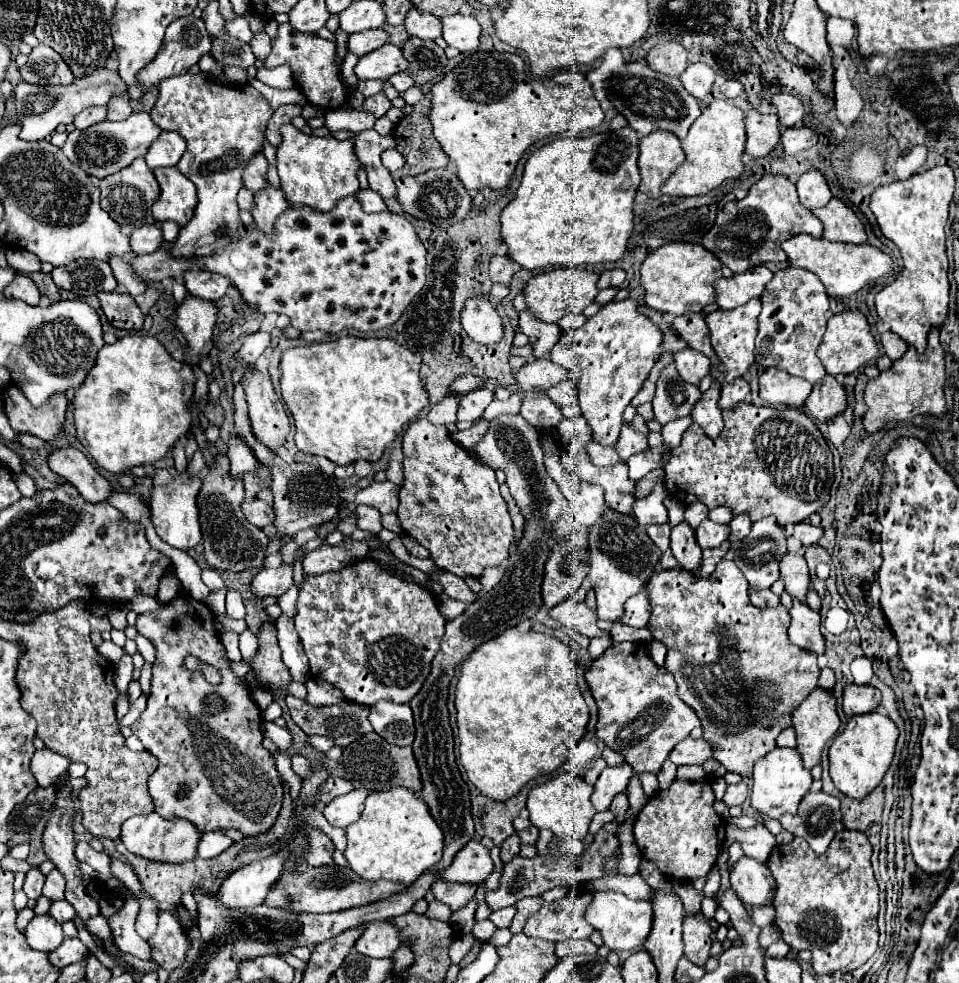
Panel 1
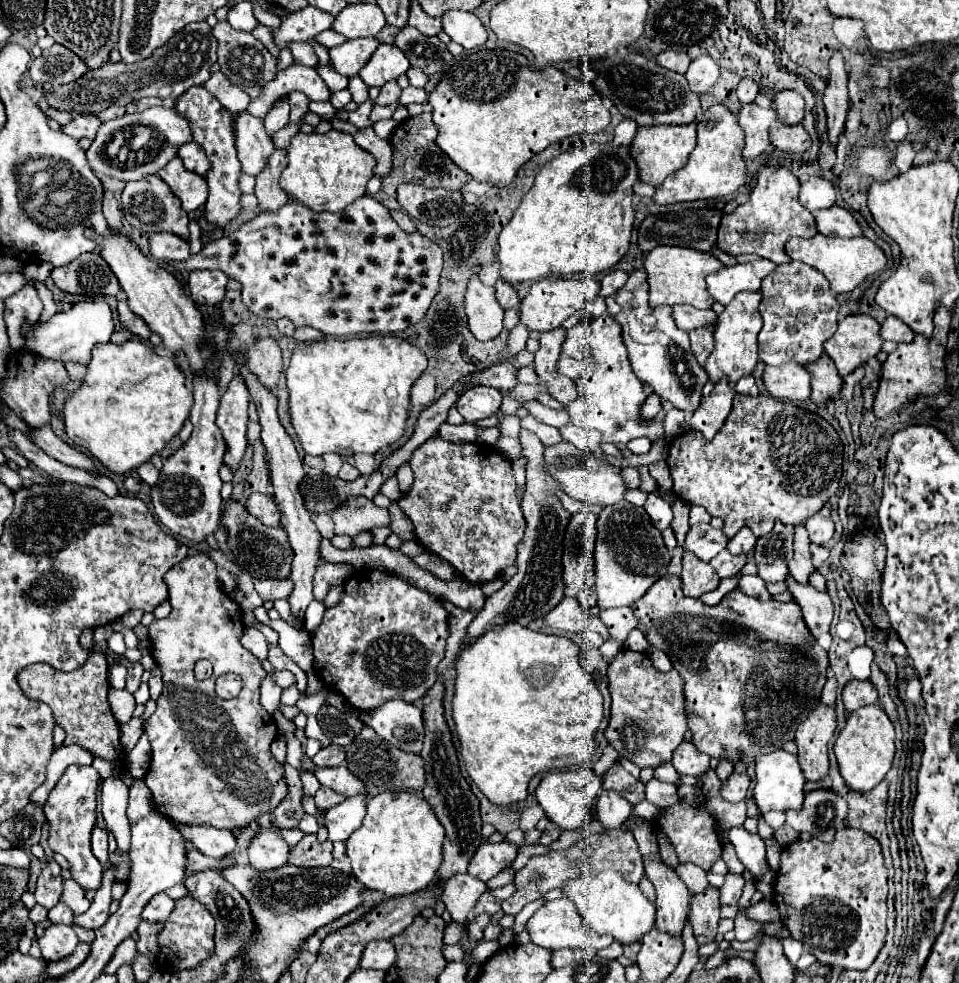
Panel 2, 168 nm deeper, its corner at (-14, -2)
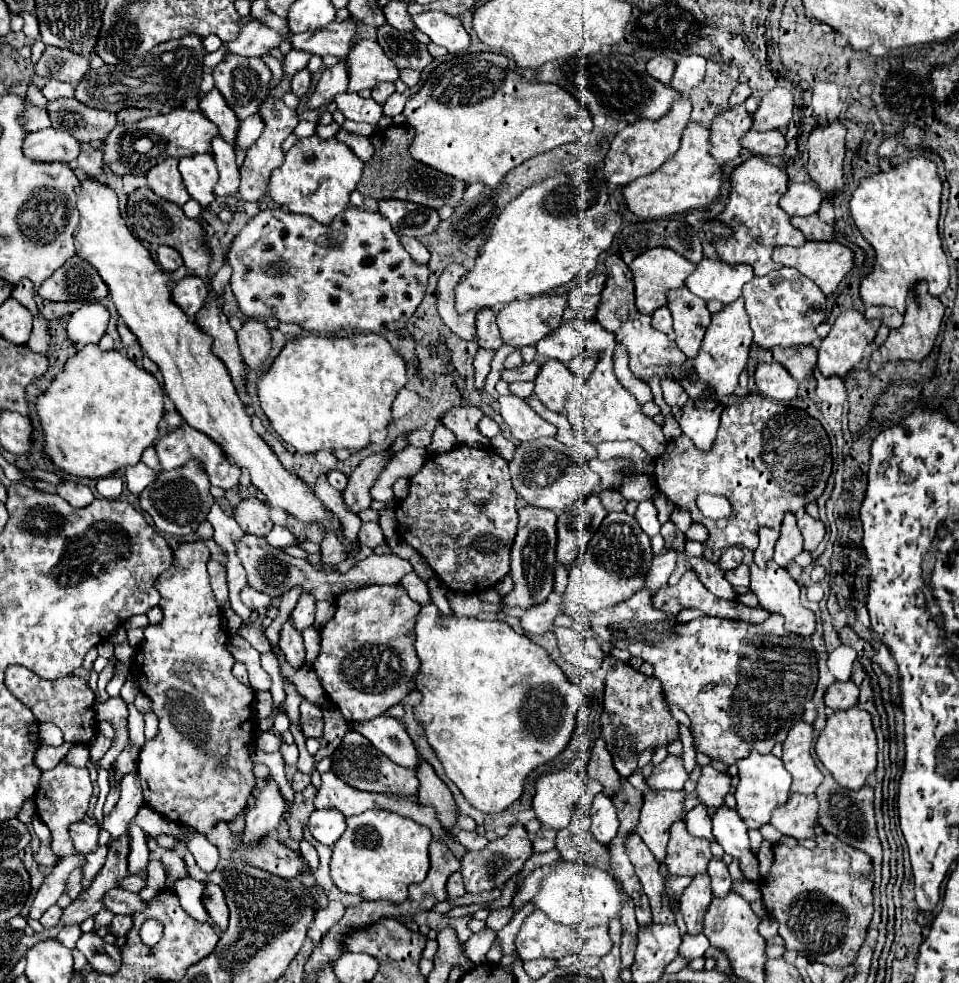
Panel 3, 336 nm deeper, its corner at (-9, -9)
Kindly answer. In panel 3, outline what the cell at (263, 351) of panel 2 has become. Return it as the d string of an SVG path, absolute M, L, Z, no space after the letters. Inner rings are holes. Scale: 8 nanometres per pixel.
M247 321L243 323L241 331L237 333L239 349L243 361L249 369L263 369L269 353L271 353L271 333L261 321Z

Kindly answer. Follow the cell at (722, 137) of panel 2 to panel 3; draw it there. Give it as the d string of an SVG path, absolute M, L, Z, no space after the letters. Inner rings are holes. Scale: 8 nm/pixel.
M689 123L681 137L681 149L655 173L625 185L623 195L627 207L635 215L643 219L657 219L673 213L711 207L721 195L723 177L723 167L717 163L717 159L713 159L713 155L709 155L709 127L703 127L701 123Z

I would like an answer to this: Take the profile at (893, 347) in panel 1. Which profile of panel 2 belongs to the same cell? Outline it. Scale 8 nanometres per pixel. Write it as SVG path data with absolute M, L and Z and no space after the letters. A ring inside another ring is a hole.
M886 316L884 318L884 322L882 322L882 326L880 326L880 336L884 338L884 340L892 340L892 342L896 342L896 344L910 344L910 338L914 338L914 332L902 322L902 320L898 320L896 316Z

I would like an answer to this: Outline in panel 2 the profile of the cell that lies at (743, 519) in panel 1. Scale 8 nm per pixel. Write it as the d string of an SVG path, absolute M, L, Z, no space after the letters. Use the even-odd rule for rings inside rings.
M742 528L730 542L728 542L728 552L730 554L746 554L754 548L756 536L750 532L750 528Z

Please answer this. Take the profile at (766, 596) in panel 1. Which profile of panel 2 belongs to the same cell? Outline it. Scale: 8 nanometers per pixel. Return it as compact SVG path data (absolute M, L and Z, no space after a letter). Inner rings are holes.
M740 576L736 588L752 598L758 600L770 600L770 594L766 590L766 584L760 580L760 576Z

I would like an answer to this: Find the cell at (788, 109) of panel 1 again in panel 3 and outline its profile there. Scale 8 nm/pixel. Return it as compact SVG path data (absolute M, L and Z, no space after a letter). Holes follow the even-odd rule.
M775 87L769 91L759 109L753 113L753 129L771 131L783 129L789 125L793 117L793 93L783 87Z

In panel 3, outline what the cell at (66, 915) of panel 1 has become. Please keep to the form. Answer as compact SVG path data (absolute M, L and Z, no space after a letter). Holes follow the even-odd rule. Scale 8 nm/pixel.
M53 905L53 907L49 907L49 909L43 913L43 917L41 917L39 921L41 921L41 925L43 925L45 929L51 929L51 927L55 927L55 925L59 923L61 915L63 915L63 909L61 909L59 905Z

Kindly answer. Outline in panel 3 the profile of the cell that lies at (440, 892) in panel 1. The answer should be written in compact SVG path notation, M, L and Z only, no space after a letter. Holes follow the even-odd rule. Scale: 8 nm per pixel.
M457 871L457 873L453 873L451 877L449 877L449 881L447 881L447 895L451 897L451 899L455 899L455 897L463 897L467 891L465 891L465 883L463 883L463 877L461 877L461 873Z

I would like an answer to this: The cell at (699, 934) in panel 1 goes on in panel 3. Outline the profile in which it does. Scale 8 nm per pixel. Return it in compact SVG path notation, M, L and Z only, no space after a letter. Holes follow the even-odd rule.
M697 875L691 885L683 891L681 895L681 913L685 917L685 923L689 925L689 933L699 933L701 931L701 919L705 917L705 911L711 903L711 885L709 877Z

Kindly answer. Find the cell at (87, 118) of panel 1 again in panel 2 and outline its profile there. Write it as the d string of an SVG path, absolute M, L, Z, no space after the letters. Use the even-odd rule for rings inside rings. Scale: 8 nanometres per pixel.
M78 116L78 118L74 118L72 122L68 122L66 126L62 126L60 130L64 132L64 134L68 134L68 136L72 136L72 138L76 138L76 140L80 140L80 138L94 138L96 136L96 132L98 132L98 126L100 126L102 122L96 118L96 116Z

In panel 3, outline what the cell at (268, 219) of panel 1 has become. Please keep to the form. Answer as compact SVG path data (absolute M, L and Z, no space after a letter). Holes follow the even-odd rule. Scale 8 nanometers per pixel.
M267 99L261 105L261 115L265 119L265 131L261 133L261 137L257 139L257 143L253 147L249 147L245 163L241 165L241 183L239 183L239 197L243 201L261 201L267 195L267 187L269 187L269 177L271 173L281 167L281 163L285 163L285 151L281 149L285 137L289 137L293 133L293 129L299 123L299 115L289 109L285 103L273 103L271 99Z

